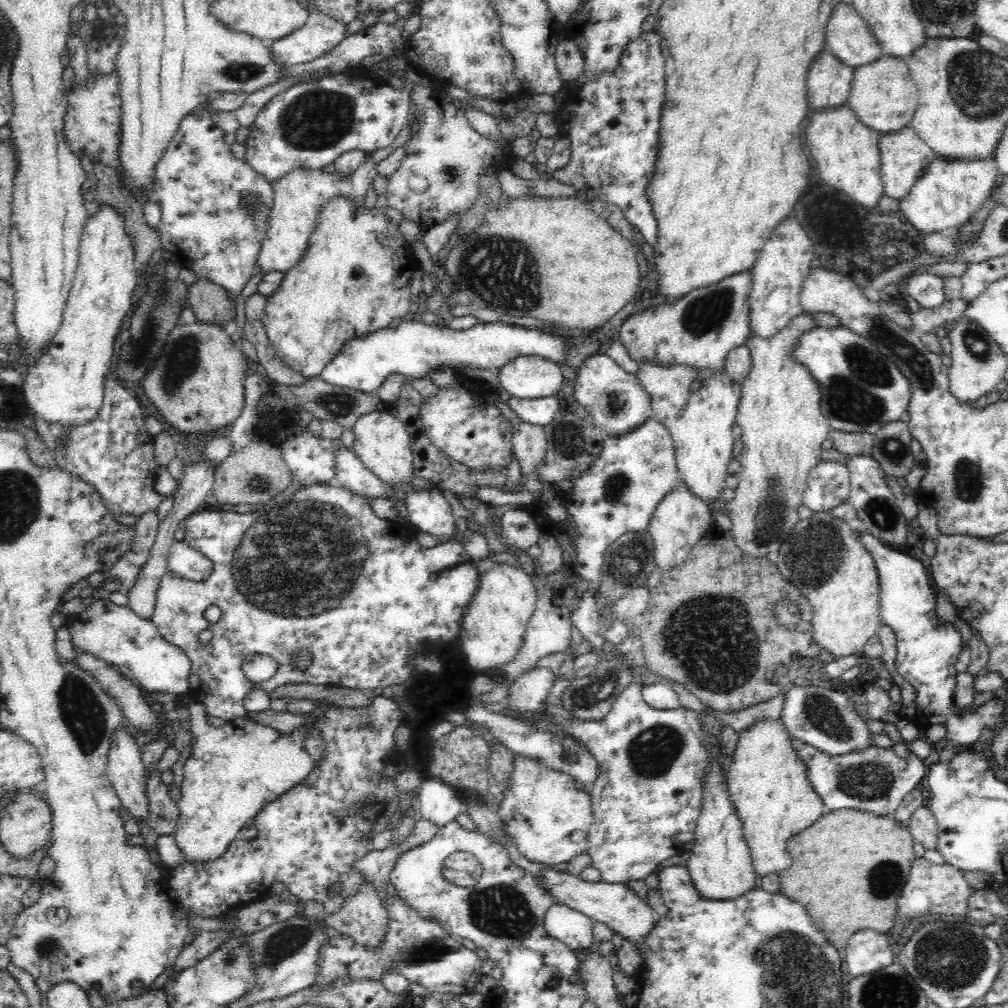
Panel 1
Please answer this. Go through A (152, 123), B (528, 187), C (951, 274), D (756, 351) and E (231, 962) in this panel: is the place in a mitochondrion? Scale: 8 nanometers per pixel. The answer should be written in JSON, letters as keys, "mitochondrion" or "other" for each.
{"A":"other","B":"other","C":"other","D":"other","E":"mitochondrion"}

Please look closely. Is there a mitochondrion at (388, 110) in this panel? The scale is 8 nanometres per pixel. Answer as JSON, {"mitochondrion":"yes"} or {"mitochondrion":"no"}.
{"mitochondrion":"no"}

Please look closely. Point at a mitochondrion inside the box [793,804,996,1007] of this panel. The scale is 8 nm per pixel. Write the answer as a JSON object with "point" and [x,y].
{"point":[945,960]}

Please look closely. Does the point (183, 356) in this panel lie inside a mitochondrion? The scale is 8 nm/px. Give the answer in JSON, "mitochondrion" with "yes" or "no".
{"mitochondrion":"yes"}

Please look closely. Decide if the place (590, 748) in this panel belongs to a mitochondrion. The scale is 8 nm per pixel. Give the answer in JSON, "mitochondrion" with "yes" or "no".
{"mitochondrion":"no"}

